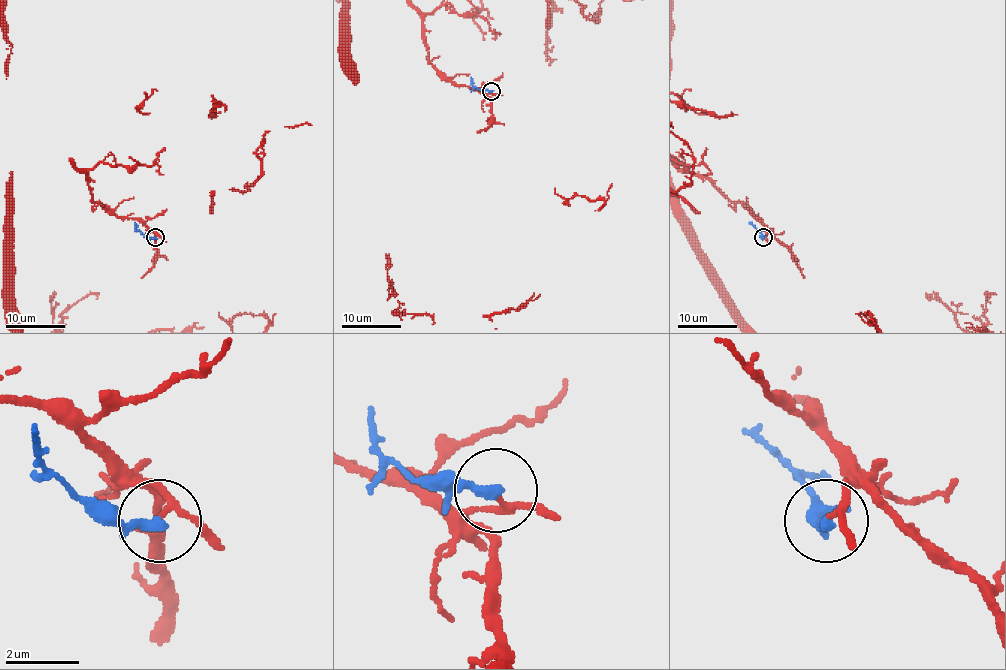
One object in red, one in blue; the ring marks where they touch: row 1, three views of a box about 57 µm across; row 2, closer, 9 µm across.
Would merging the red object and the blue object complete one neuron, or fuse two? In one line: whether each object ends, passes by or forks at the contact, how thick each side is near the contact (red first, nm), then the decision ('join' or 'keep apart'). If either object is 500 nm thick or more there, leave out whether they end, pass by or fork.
red passes by | blue ends | 130/280 nm | keep apart

